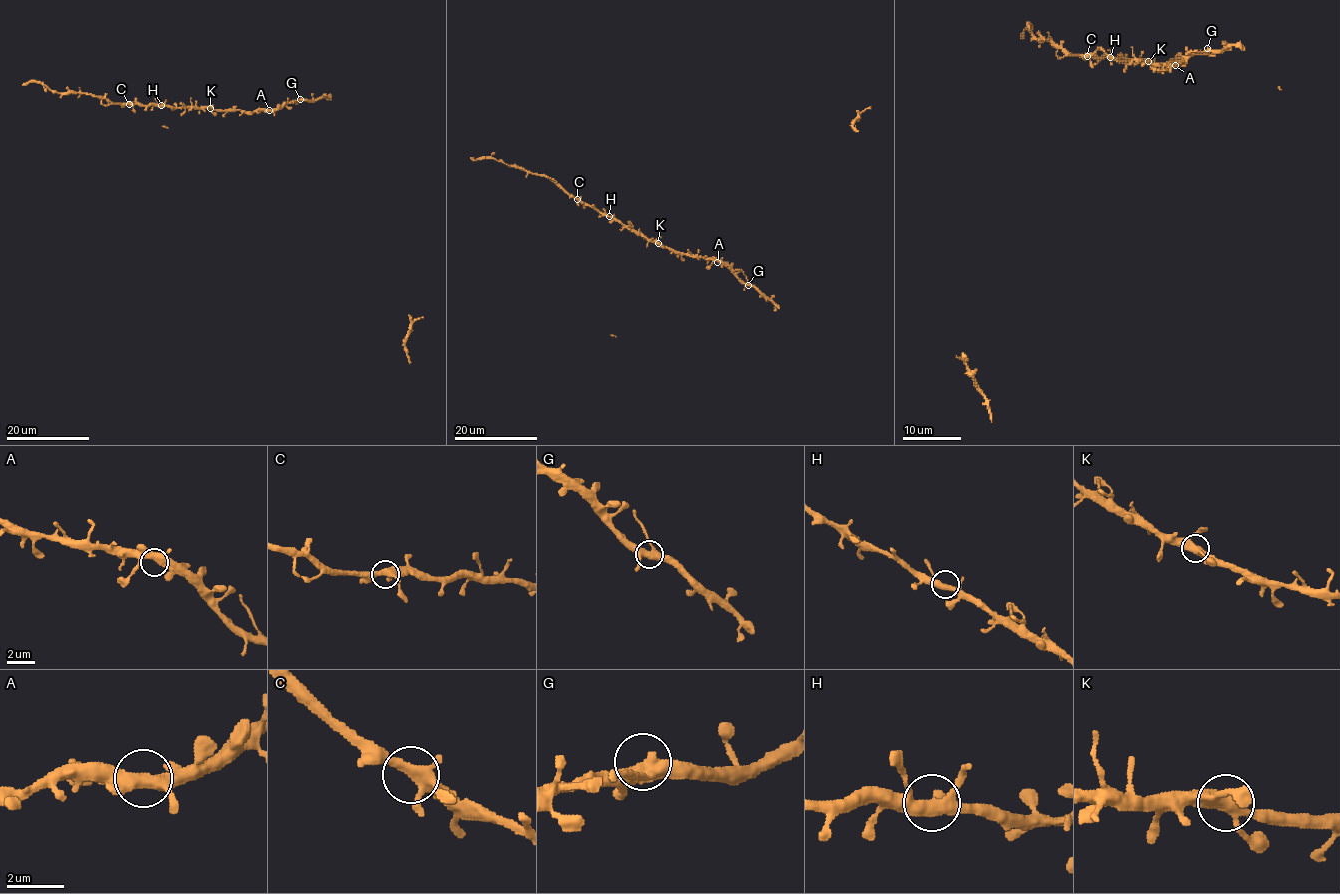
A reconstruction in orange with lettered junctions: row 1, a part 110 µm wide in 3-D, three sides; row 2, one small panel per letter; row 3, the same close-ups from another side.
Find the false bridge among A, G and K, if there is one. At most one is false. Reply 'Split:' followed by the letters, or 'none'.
Split: none

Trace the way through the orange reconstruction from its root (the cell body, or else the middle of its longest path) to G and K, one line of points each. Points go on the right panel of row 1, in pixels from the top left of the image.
G: (1169, 72), (1172, 66), (1207, 48)
K: (1169, 72), (1171, 65), (1168, 67), (1149, 62)

